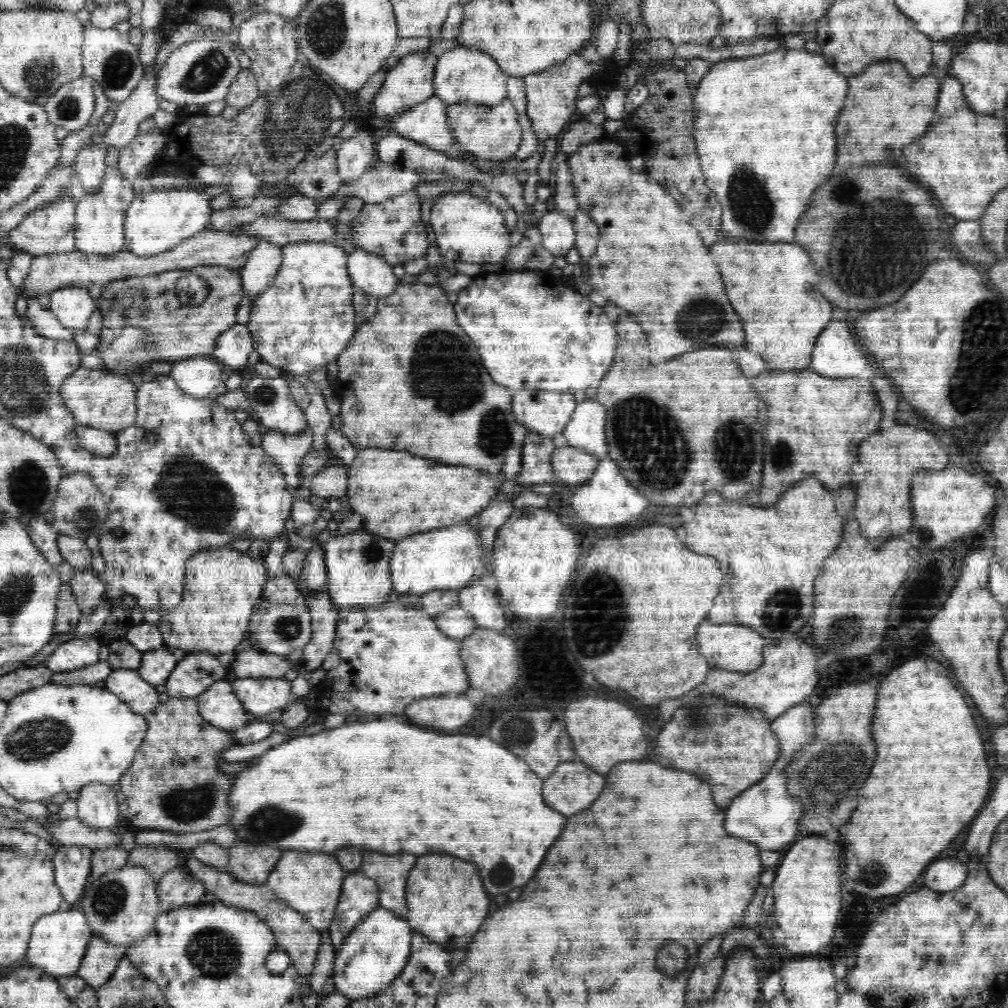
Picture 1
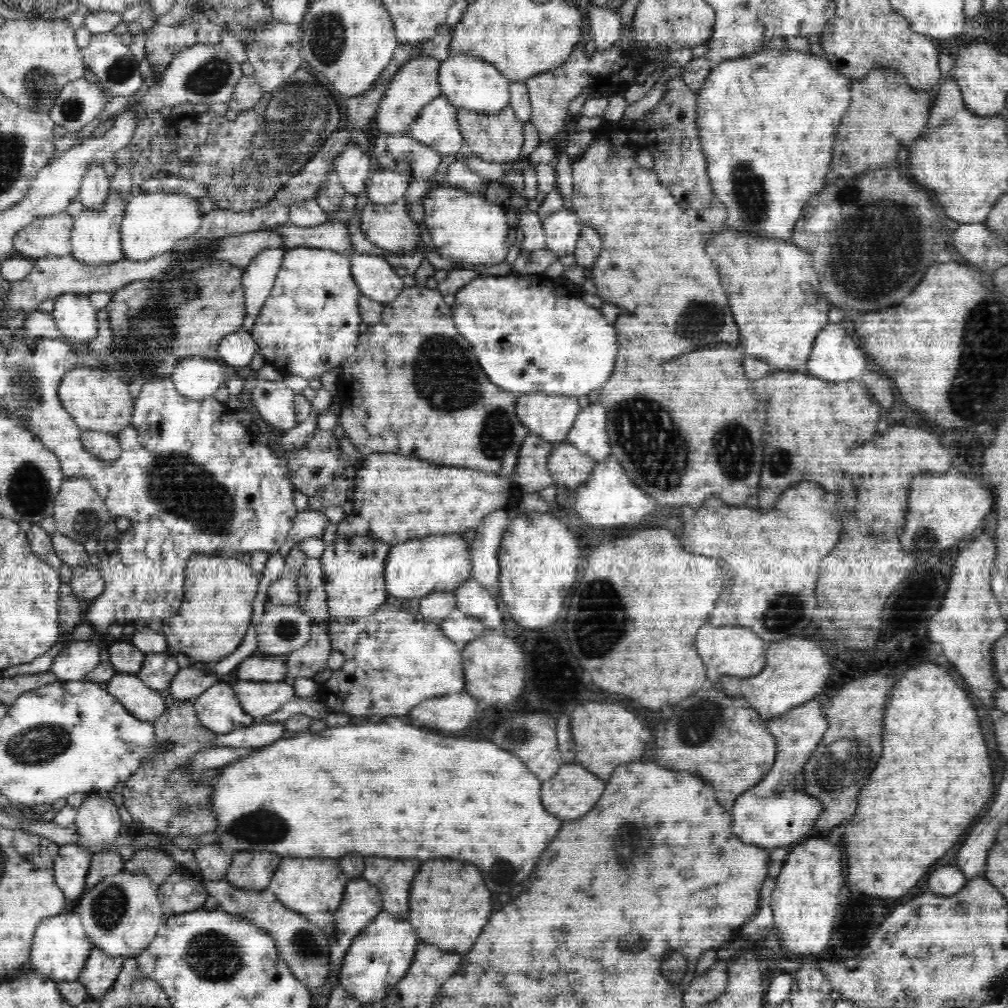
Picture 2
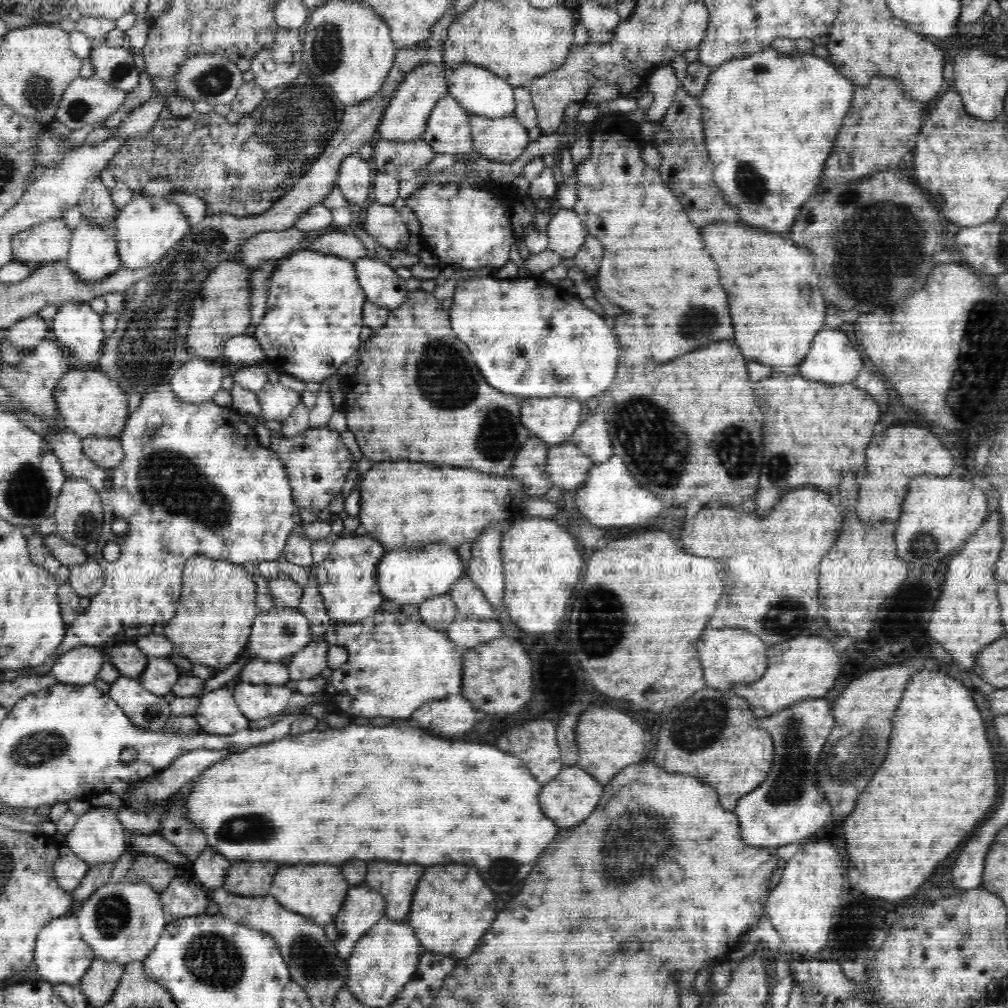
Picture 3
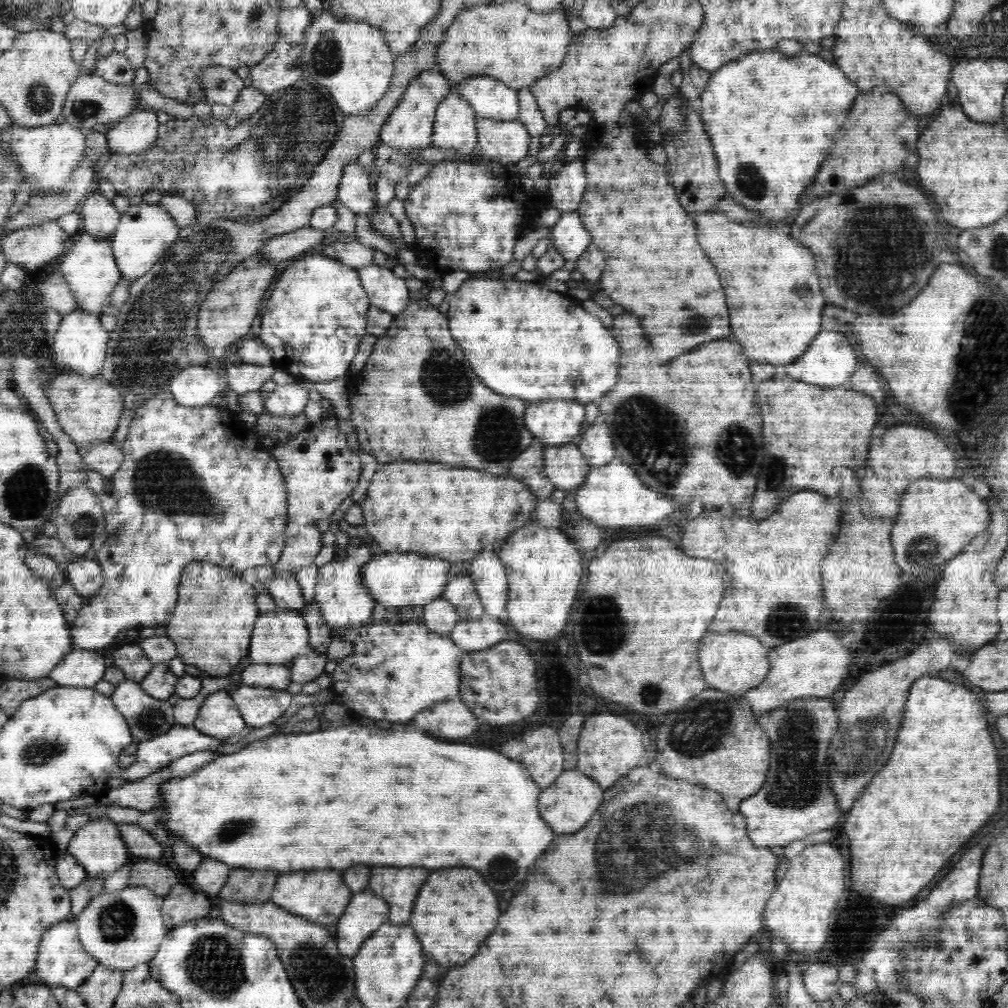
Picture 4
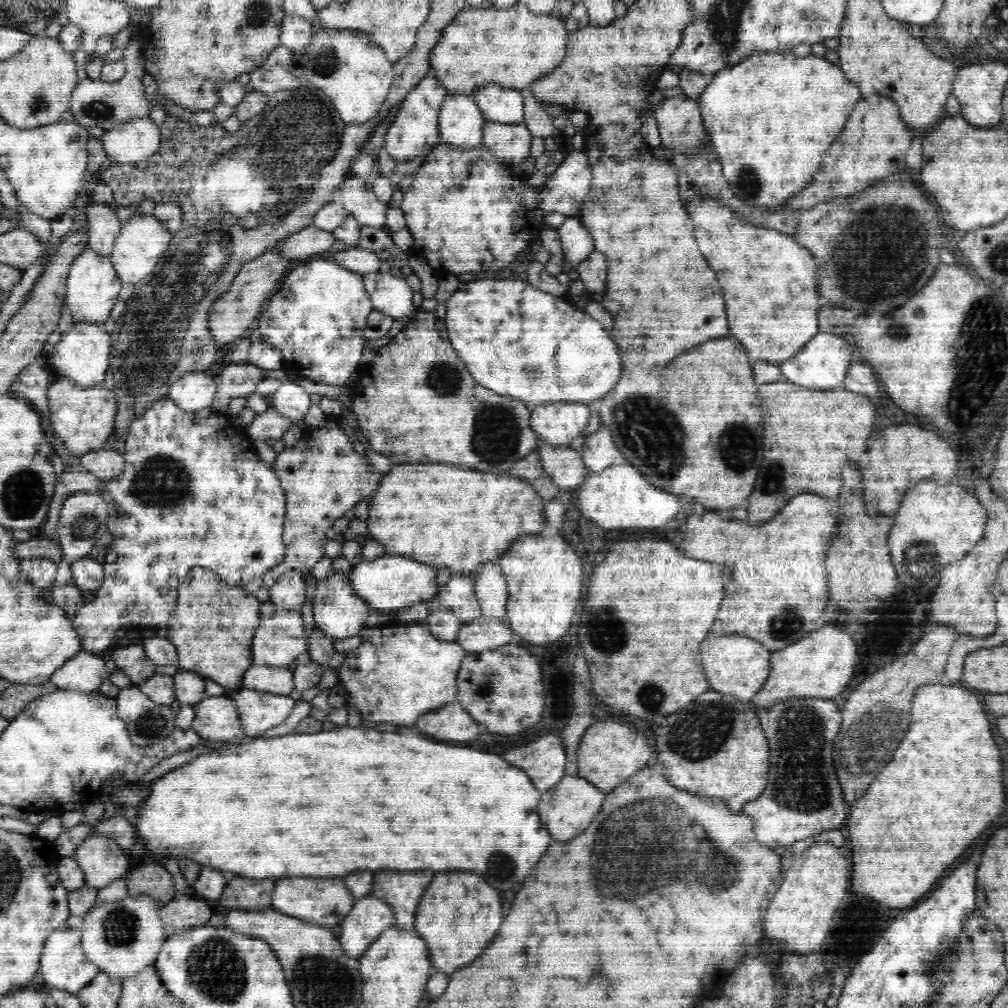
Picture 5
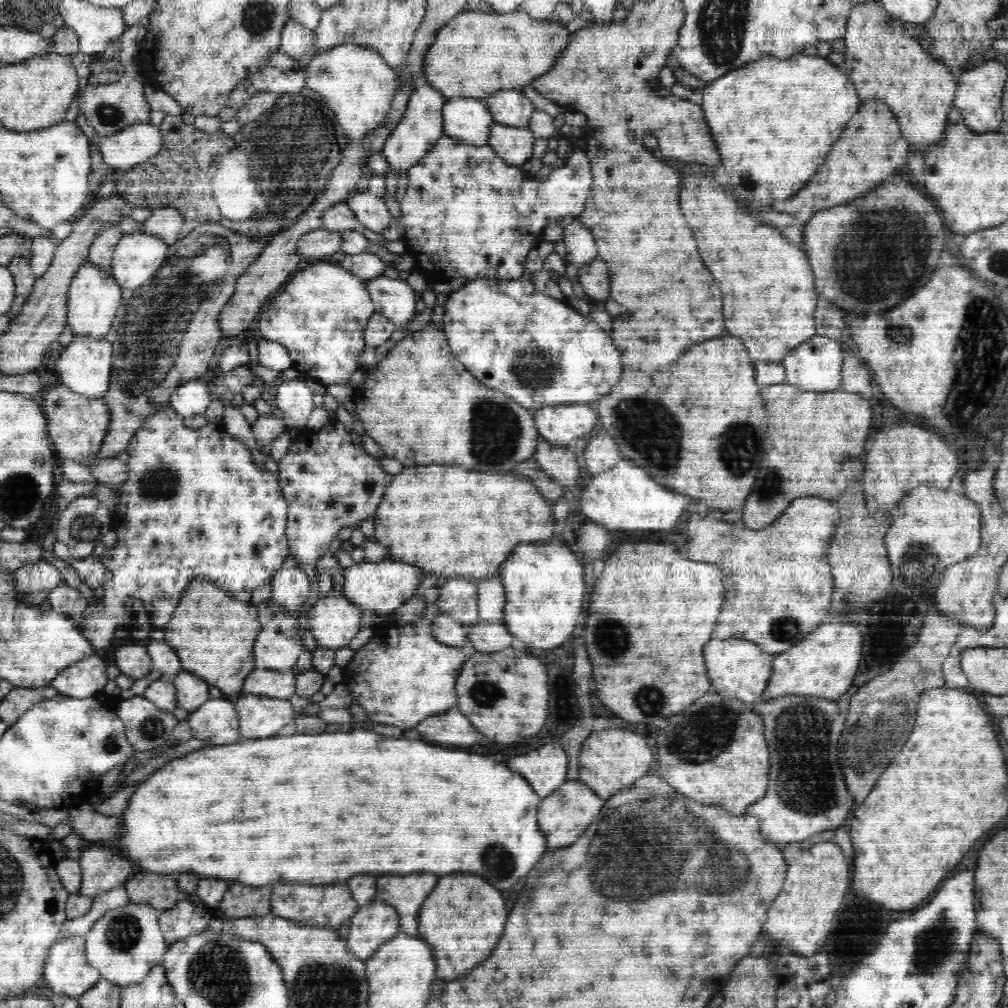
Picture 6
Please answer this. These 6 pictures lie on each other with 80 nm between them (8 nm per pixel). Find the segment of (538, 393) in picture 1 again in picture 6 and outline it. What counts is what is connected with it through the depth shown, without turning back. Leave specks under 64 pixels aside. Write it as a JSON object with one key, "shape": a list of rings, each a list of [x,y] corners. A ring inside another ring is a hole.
{"shape":[[[556,404],[537,409],[533,416],[540,439],[555,447],[572,447],[573,443],[594,430],[598,424],[596,412],[588,404]]]}

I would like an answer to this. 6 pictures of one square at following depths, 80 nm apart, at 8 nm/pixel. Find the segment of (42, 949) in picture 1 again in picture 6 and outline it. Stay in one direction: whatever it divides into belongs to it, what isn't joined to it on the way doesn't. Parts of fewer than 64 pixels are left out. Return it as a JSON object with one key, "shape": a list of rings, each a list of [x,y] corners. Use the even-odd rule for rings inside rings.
{"shape":[[[59,936],[48,950],[44,978],[55,994],[78,999],[101,976],[88,962],[84,938]]]}

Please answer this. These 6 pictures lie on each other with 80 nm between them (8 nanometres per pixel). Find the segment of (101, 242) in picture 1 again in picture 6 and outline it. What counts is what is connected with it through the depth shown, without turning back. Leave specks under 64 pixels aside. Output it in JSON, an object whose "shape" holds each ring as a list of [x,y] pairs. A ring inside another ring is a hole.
{"shape":[[[88,264],[76,270],[68,288],[67,324],[70,325],[72,335],[90,337],[94,341],[103,340],[123,307],[122,291],[111,270],[100,270],[95,264]]]}

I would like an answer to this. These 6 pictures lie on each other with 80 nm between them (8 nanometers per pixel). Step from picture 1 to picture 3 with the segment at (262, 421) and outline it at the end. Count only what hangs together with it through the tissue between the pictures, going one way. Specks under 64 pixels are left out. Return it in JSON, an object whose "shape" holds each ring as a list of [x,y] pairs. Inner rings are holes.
{"shape":[[[268,382],[256,395],[262,407],[262,417],[279,422],[286,420],[302,400],[301,393],[279,382],[275,384]]]}

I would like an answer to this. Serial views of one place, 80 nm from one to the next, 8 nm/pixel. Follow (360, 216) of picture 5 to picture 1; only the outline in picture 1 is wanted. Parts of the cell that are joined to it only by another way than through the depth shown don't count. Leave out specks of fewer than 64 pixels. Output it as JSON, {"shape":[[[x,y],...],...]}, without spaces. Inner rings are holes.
{"shape":[[[361,127],[356,136],[339,141],[336,164],[343,184],[362,176],[373,165],[375,144],[372,133]]]}

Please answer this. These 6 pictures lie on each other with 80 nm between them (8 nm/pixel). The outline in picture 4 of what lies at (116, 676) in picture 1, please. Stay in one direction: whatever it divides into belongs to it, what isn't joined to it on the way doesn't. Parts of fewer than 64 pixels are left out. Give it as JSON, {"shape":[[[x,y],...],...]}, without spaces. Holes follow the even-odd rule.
{"shape":[[[128,679],[121,681],[115,685],[110,697],[127,720],[135,742],[162,736],[175,725],[173,706],[166,700],[150,696],[141,683]]]}

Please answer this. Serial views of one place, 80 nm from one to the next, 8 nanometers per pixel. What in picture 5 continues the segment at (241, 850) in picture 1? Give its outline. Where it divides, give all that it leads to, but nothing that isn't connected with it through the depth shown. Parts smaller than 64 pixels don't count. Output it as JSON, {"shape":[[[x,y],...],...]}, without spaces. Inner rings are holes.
{"shape":[[[229,876],[226,888],[217,902],[227,910],[264,910],[271,906],[276,878],[268,880],[248,880],[248,878],[232,878]]]}

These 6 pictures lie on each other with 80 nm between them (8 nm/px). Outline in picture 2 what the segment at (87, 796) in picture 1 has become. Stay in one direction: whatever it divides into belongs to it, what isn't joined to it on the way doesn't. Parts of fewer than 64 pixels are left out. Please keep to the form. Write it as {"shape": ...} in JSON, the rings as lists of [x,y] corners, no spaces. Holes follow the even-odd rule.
{"shape":[[[106,791],[92,794],[82,808],[77,810],[75,821],[80,849],[88,849],[92,857],[114,851],[115,841],[120,836],[122,821],[114,802]]]}

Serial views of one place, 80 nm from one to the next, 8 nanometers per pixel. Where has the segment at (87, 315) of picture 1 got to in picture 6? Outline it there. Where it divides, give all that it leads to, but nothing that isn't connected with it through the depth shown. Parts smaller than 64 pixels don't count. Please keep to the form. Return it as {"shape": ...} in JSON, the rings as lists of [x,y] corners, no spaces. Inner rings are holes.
{"shape":[[[74,337],[72,343],[65,348],[56,364],[61,385],[71,388],[74,392],[90,397],[104,397],[108,392],[113,366],[112,344],[105,340],[92,340],[90,337]]]}

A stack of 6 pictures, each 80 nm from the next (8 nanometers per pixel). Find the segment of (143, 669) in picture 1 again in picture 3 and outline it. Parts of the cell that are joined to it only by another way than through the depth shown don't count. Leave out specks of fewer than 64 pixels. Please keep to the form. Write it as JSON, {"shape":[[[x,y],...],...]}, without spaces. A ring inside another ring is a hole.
{"shape":[[[148,657],[148,664],[141,673],[139,681],[148,692],[164,696],[172,691],[174,684],[180,678],[178,666],[169,661],[169,658]]]}

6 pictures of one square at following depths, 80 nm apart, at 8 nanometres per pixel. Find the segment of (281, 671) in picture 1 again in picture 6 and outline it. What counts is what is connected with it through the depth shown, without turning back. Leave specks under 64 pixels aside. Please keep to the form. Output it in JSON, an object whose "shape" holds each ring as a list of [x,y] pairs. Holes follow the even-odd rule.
{"shape":[[[255,668],[246,676],[242,692],[290,699],[296,694],[296,675],[291,670]]]}

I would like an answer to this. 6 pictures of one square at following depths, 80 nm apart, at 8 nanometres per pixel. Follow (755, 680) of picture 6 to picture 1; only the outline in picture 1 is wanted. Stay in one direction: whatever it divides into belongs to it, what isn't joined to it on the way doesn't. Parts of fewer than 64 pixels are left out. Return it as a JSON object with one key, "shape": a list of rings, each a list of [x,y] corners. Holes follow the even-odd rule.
{"shape":[[[710,622],[700,624],[696,640],[698,640],[700,656],[708,660],[709,668],[719,666],[742,673],[760,668],[764,662],[762,652],[764,652],[764,646],[768,644],[768,640],[762,638],[762,635],[752,627],[740,624],[710,624]]]}

